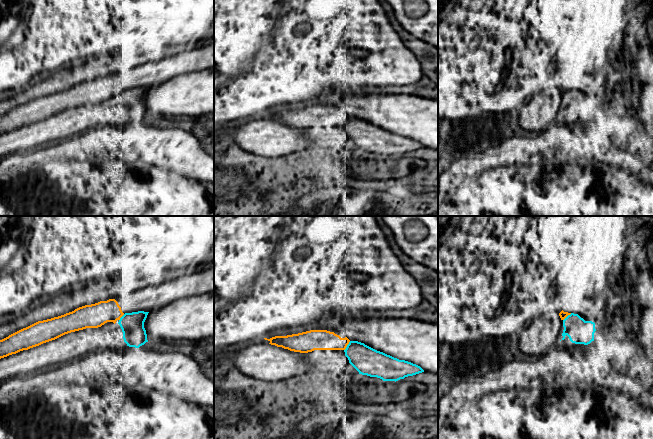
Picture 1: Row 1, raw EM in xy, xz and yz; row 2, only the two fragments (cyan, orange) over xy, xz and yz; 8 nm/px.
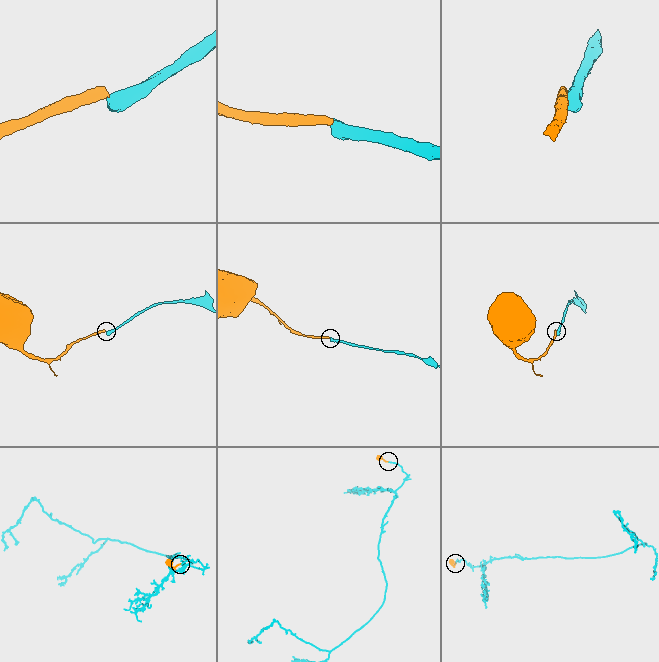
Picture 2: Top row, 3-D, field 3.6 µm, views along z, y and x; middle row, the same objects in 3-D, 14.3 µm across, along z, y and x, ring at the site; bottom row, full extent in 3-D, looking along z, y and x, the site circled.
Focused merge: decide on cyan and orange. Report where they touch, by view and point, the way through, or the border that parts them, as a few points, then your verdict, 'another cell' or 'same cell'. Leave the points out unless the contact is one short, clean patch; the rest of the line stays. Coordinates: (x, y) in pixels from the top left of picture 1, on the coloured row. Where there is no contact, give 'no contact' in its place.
contact xz (347, 346); another cell

